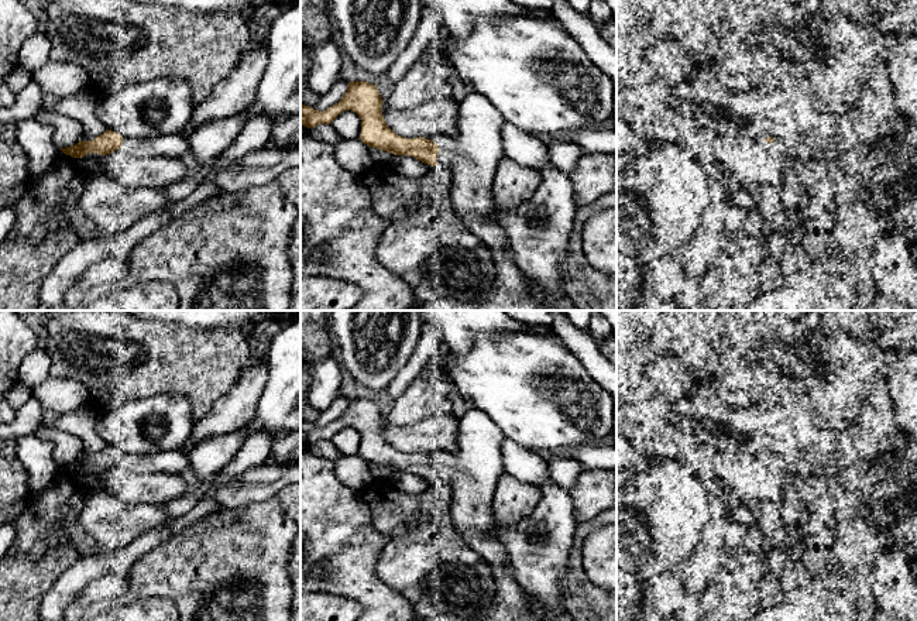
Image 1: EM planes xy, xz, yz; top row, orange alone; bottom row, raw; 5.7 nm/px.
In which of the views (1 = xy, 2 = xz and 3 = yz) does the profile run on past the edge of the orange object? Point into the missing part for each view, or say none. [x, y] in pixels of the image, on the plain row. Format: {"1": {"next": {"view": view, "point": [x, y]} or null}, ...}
{"1": {"next": {"view": "xy", "point": [172, 462]}}, "2": {"next": {"view": "xz", "point": [471, 474]}}, "3": {"next": {"view": "yz", "point": [782, 462]}}}

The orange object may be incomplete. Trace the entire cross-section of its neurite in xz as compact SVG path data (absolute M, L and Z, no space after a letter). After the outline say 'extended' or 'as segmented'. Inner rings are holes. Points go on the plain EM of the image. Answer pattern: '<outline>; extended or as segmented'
M348 398L341 416L319 428L300 421L300 442L308 445L332 438L344 426L361 435L360 456L368 463L394 471L411 471L427 481L440 481L450 488L450 514L463 541L491 567L495 596L491 605L475 618L437 614L419 621L550 621L518 586L501 543L490 535L494 524L492 495L505 473L501 445L502 430L490 416L470 406L458 419L458 450L442 463L432 456L405 454L391 446L382 432L382 415L375 401Z; extended

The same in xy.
M106 446L93 457L79 456L78 460L59 466L73 474L83 474L90 469L107 471L119 464L135 473L189 473L189 459L182 450L154 452L144 456L123 456L120 450L111 446Z; extended

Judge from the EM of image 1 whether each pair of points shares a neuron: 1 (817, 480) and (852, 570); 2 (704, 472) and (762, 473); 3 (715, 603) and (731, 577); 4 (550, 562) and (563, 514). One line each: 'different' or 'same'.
1: different
2: different
3: same
4: same

